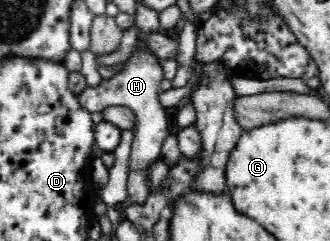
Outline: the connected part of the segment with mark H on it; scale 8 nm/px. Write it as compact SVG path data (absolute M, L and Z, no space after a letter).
M141 39L125 68L109 80L103 80L98 87L89 87L77 95L79 104L90 112L101 113L105 107L123 106L133 110L136 125L130 151L127 190L133 205L143 205L151 195L148 184L148 165L160 157L161 146L173 128L172 117L159 103L160 84L164 79L161 61L147 52L146 41Z

